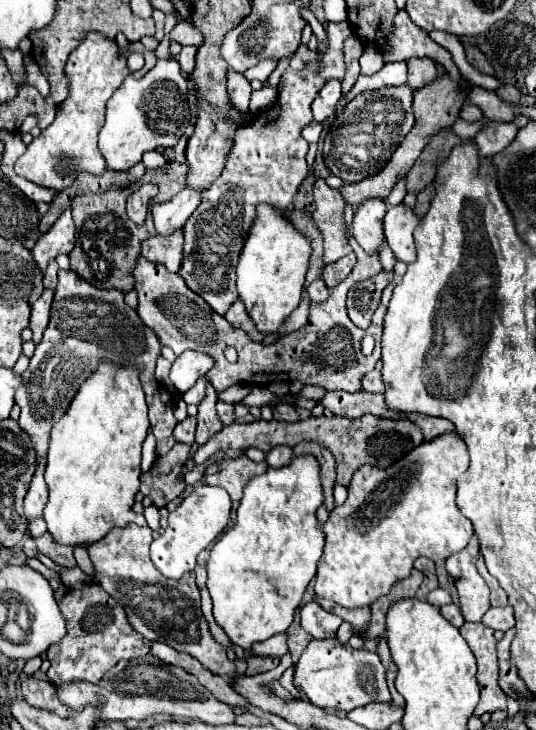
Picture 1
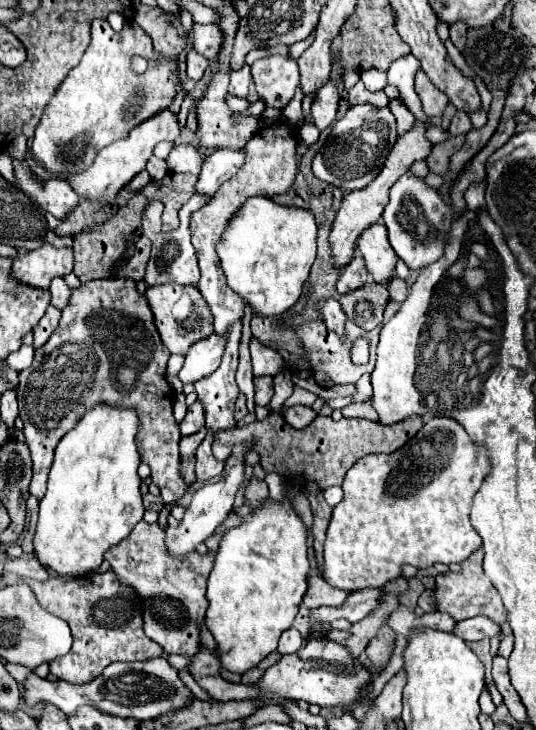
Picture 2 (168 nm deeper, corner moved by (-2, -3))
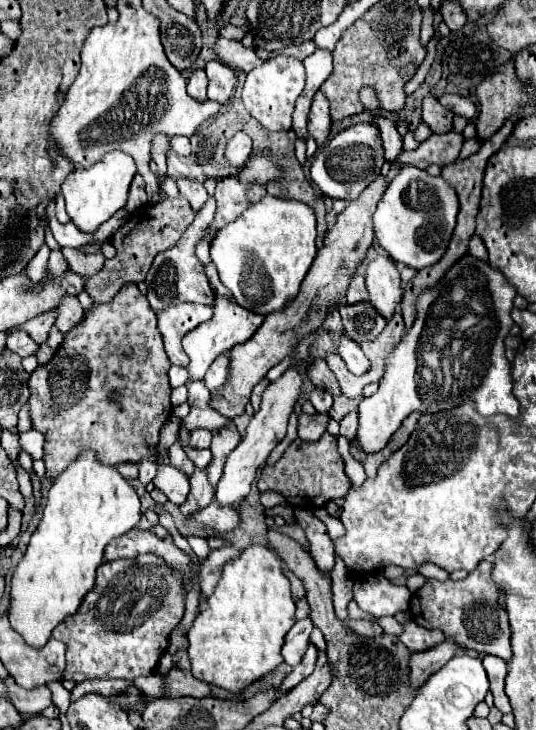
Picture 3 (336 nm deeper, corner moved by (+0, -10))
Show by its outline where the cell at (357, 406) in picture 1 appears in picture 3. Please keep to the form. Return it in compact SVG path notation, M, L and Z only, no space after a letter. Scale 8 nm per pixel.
M357 413L345 415L339 425L341 425L341 431L339 431L339 433L341 433L347 441L351 441L351 439L355 437L355 431L357 431Z

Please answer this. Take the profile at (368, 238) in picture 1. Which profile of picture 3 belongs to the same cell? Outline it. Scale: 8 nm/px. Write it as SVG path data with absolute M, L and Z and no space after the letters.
M377 255L369 259L365 267L365 281L369 291L369 303L373 303L377 313L389 321L403 297L397 265L389 257Z

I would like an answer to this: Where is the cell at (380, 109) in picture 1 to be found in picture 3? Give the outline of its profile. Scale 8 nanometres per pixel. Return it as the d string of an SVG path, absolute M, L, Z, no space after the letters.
M357 123L353 127L347 127L345 131L337 133L313 159L311 165L311 179L321 189L323 195L331 199L343 199L353 201L359 197L359 193L379 177L381 165L385 163L383 147L381 147L381 135L375 125L369 123Z

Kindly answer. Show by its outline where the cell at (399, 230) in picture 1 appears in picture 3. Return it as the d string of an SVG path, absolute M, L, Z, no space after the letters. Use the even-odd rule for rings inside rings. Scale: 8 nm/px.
M409 165L395 175L383 199L379 201L373 215L373 231L381 247L393 257L395 263L403 263L413 269L425 269L443 257L455 229L459 208L457 191L449 187L443 177L431 177L427 171ZM437 225L439 233L435 233ZM427 227L429 231L425 231Z

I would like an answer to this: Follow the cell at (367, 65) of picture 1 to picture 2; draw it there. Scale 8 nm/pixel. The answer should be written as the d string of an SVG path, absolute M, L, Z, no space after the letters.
M371 68L371 70L363 70L361 72L361 82L365 84L365 88L369 92L379 92L379 90L385 88L387 76L385 76L385 72L379 72L379 70Z

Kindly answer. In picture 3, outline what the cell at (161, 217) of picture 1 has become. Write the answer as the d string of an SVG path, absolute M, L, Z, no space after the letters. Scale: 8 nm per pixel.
M239 131L227 145L227 151L225 151L225 157L227 161L231 161L231 165L243 165L245 159L249 157L251 153L251 137L243 131Z

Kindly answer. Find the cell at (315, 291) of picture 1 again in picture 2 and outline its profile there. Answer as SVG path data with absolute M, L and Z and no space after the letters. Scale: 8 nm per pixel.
M327 298L323 302L323 308L321 308L321 314L323 314L323 320L327 324L327 328L339 332L339 336L343 336L343 324L347 320L341 304L337 302L337 298Z

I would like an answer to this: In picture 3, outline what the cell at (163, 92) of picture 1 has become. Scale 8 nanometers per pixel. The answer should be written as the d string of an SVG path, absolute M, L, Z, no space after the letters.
M111 151L95 163L89 169L75 169L63 183L61 195L65 197L67 215L71 217L71 223L83 233L93 233L101 223L105 223L113 213L117 213L127 203L129 185L133 181L133 175L137 173L133 157L129 157L123 151Z

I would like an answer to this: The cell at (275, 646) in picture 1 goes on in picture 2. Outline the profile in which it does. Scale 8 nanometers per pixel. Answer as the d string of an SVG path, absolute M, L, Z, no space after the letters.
M289 628L281 634L277 650L279 650L279 654L291 654L291 652L297 652L301 646L303 646L301 634L295 628Z

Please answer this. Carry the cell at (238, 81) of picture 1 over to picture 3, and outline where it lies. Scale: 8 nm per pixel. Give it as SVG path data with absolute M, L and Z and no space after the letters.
M209 61L205 65L205 73L209 77L209 99L217 103L227 103L235 91L233 69L219 61Z

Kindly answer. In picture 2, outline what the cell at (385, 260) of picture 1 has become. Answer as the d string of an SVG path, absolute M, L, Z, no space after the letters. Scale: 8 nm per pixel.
M391 276L391 280L387 282L387 288L389 288L389 294L391 294L393 302L403 302L405 296L407 296L409 284L405 280L401 280L399 276Z

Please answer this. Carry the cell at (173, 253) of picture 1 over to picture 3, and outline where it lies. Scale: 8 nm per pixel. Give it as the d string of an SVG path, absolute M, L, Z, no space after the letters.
M209 197L207 205L195 215L193 225L187 227L187 231L179 239L179 243L175 247L171 247L169 251L163 251L161 255L157 255L157 259L153 261L153 267L149 269L149 275L147 275L145 283L147 283L147 299L149 299L155 313L165 311L171 305L177 305L177 303L183 303L183 301L213 305L215 291L211 289L211 285L207 281L207 275L205 275L205 269L195 255L195 245L205 237L205 233L207 233L205 229L213 223L213 217L215 217L215 199Z

